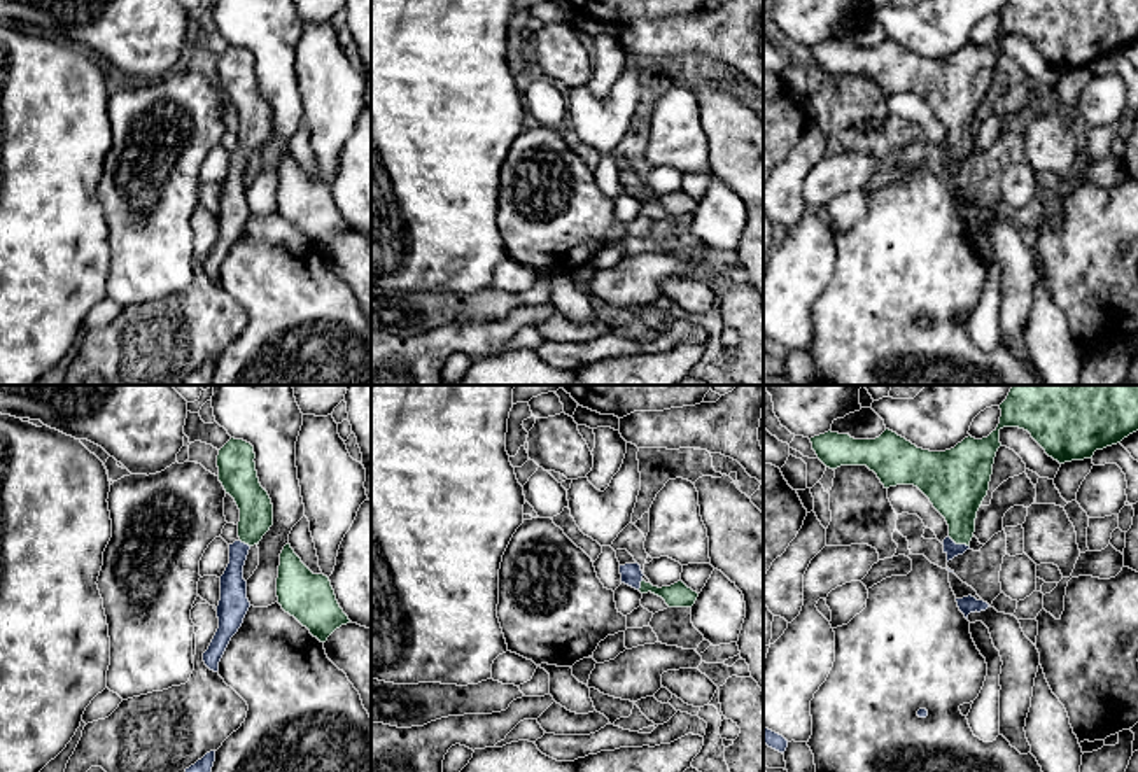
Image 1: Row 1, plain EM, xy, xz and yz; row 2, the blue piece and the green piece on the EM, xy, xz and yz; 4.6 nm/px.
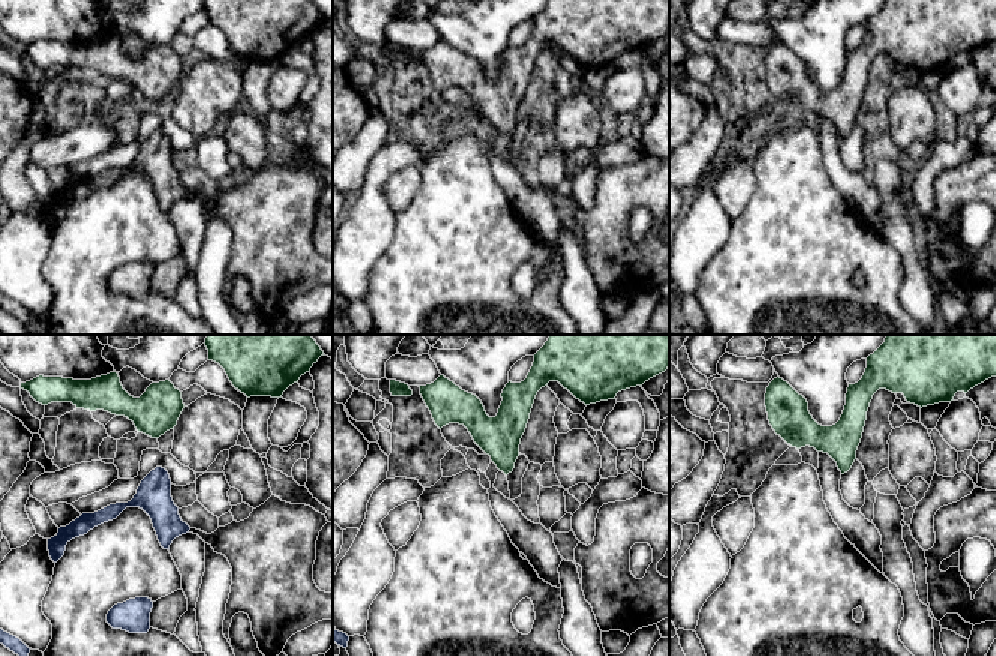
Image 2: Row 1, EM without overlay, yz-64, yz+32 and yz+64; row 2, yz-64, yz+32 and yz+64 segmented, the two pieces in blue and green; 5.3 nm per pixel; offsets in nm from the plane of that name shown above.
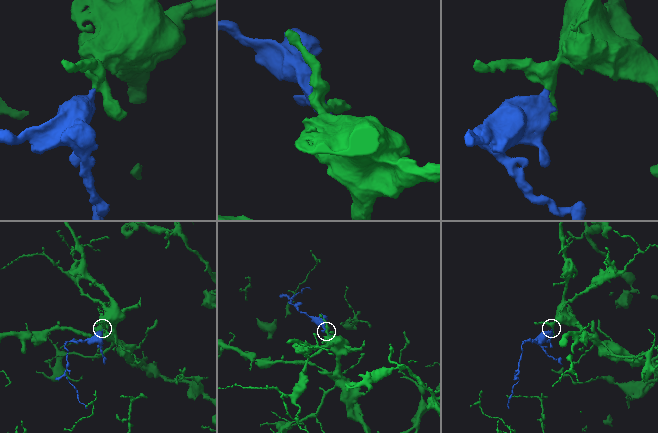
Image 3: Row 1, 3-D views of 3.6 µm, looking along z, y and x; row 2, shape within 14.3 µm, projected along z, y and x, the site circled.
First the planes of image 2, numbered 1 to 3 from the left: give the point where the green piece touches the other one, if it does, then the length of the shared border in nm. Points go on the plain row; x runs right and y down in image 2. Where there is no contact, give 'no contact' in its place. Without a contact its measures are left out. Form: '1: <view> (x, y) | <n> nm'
1: no contact
2: no contact
3: no contact

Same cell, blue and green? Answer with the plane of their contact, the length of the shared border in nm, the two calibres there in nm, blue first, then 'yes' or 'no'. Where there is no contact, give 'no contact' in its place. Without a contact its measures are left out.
meets blue in yz; contact 120 nm long; 70 nm thick on the blue side, 260 nm on the other; yes

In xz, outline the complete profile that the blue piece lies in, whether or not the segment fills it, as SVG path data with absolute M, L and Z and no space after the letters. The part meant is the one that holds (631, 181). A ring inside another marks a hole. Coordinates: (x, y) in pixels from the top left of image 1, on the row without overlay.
M637 170L620 173L620 182L622 182L622 191L639 198L641 201L651 200L662 205L669 215L692 215L699 205L699 201L688 196L683 189L662 196L646 191L643 187L644 182Z

